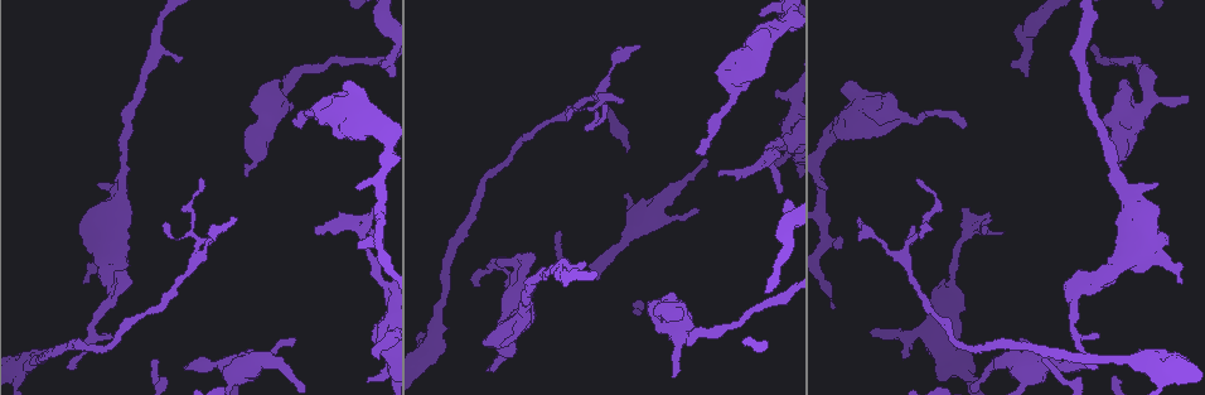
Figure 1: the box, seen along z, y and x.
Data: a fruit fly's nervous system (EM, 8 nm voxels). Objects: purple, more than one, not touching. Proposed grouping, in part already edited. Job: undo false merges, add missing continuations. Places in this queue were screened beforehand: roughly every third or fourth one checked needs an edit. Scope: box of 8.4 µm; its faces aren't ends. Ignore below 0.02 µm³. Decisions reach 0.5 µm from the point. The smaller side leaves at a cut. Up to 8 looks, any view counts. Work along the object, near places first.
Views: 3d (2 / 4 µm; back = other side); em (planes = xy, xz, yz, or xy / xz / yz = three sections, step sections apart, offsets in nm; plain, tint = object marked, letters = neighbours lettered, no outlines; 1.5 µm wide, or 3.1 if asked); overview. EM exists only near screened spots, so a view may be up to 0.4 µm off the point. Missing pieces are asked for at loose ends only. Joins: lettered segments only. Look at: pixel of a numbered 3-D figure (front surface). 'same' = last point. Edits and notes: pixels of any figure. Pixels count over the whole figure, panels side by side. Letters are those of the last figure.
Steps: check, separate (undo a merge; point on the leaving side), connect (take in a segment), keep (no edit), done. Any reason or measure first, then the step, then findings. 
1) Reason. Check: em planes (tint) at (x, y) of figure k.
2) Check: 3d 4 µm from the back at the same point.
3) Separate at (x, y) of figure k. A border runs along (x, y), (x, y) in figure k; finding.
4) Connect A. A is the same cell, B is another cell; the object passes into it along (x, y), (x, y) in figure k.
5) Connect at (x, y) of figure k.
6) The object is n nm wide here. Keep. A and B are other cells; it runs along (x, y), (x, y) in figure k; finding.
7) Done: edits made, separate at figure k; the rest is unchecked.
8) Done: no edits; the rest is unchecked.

An open end. Check: 3d 4 µm at (1082, 368) of figure 1.

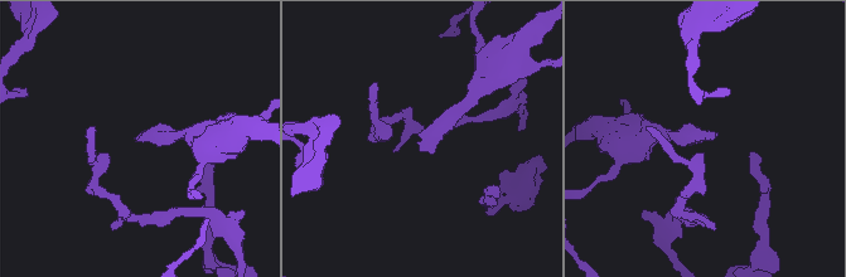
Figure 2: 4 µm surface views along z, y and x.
Need the tissue. Check: em xy step 4 (tint) at (136, 137) of figure 2.

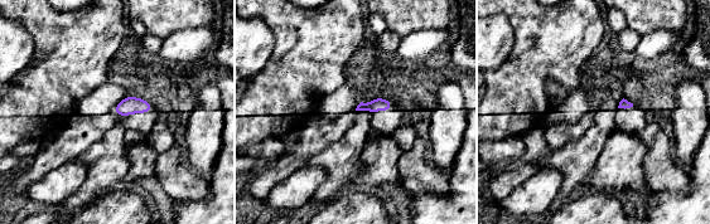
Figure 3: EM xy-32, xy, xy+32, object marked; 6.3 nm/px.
Another direction. Check: em planes (letters) at the same point.

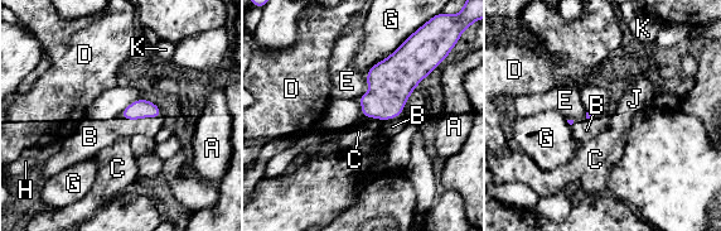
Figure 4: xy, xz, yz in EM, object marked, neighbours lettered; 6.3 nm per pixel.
Keep. A, B, C, D, E, G, H, J and K are other cells; a border runs along (161, 115), (141, 119), (120, 118) in figure 4; none of them fits.

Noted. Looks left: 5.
An open end. Check: em yz step 4 (letters) at (585, 263) of figure 1.

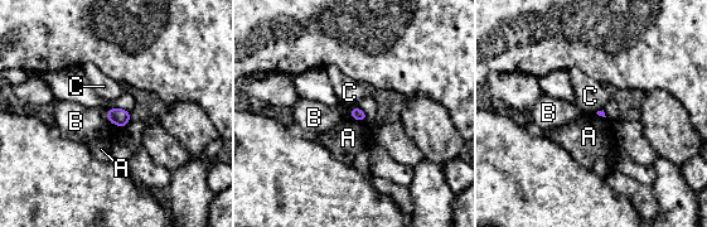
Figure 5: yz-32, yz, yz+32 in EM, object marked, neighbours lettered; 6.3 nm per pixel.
Cut it another way. Check: em xz step 8 (letters) at the same point.

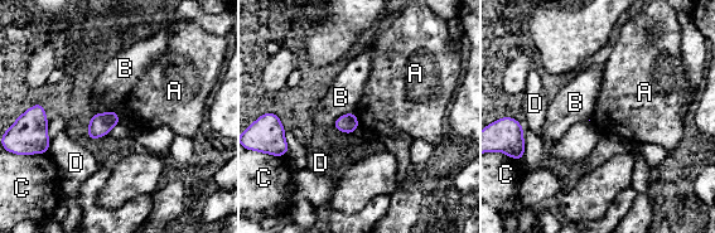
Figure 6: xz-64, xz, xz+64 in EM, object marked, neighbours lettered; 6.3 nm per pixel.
Keep. A, B, C and D are other cells; a border runs along (353, 111), (360, 126) in figure 6; no lettered segment goes on from it.

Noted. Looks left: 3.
An open end. Check: em planes (tint) at (488, 371) of figure 1.

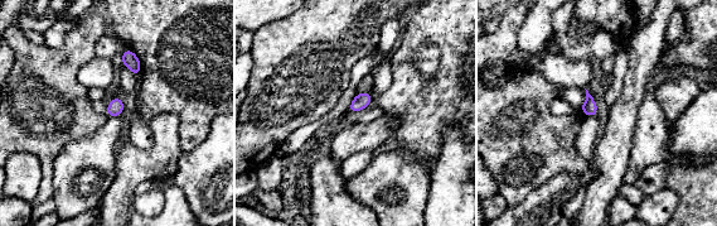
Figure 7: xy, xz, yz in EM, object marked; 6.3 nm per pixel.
See the neighbours. Check: em planes (letters) at the same point.

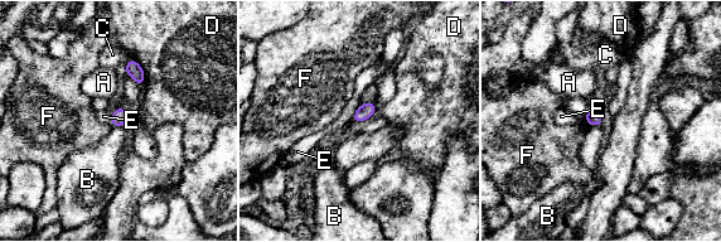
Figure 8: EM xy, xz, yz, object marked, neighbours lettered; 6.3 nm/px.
Keep. A, B, C, D, E and F are other cells; a border runs along (586, 124), (599, 127) in figure 8; no lettered segment goes on from it.

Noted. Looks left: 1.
Done: no edits; the rest is unchecked.

